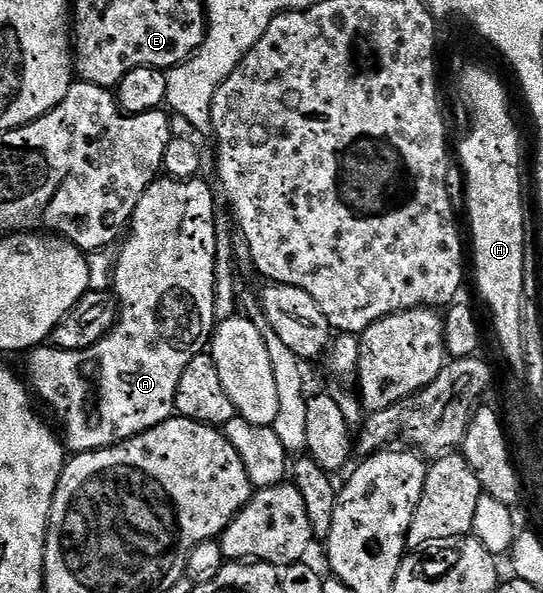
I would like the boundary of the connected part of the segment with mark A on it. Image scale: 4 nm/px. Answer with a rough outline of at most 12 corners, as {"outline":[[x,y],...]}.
{"outline":[[146,187],[115,327],[27,354],[73,454],[176,413],[216,316],[216,197]]}

